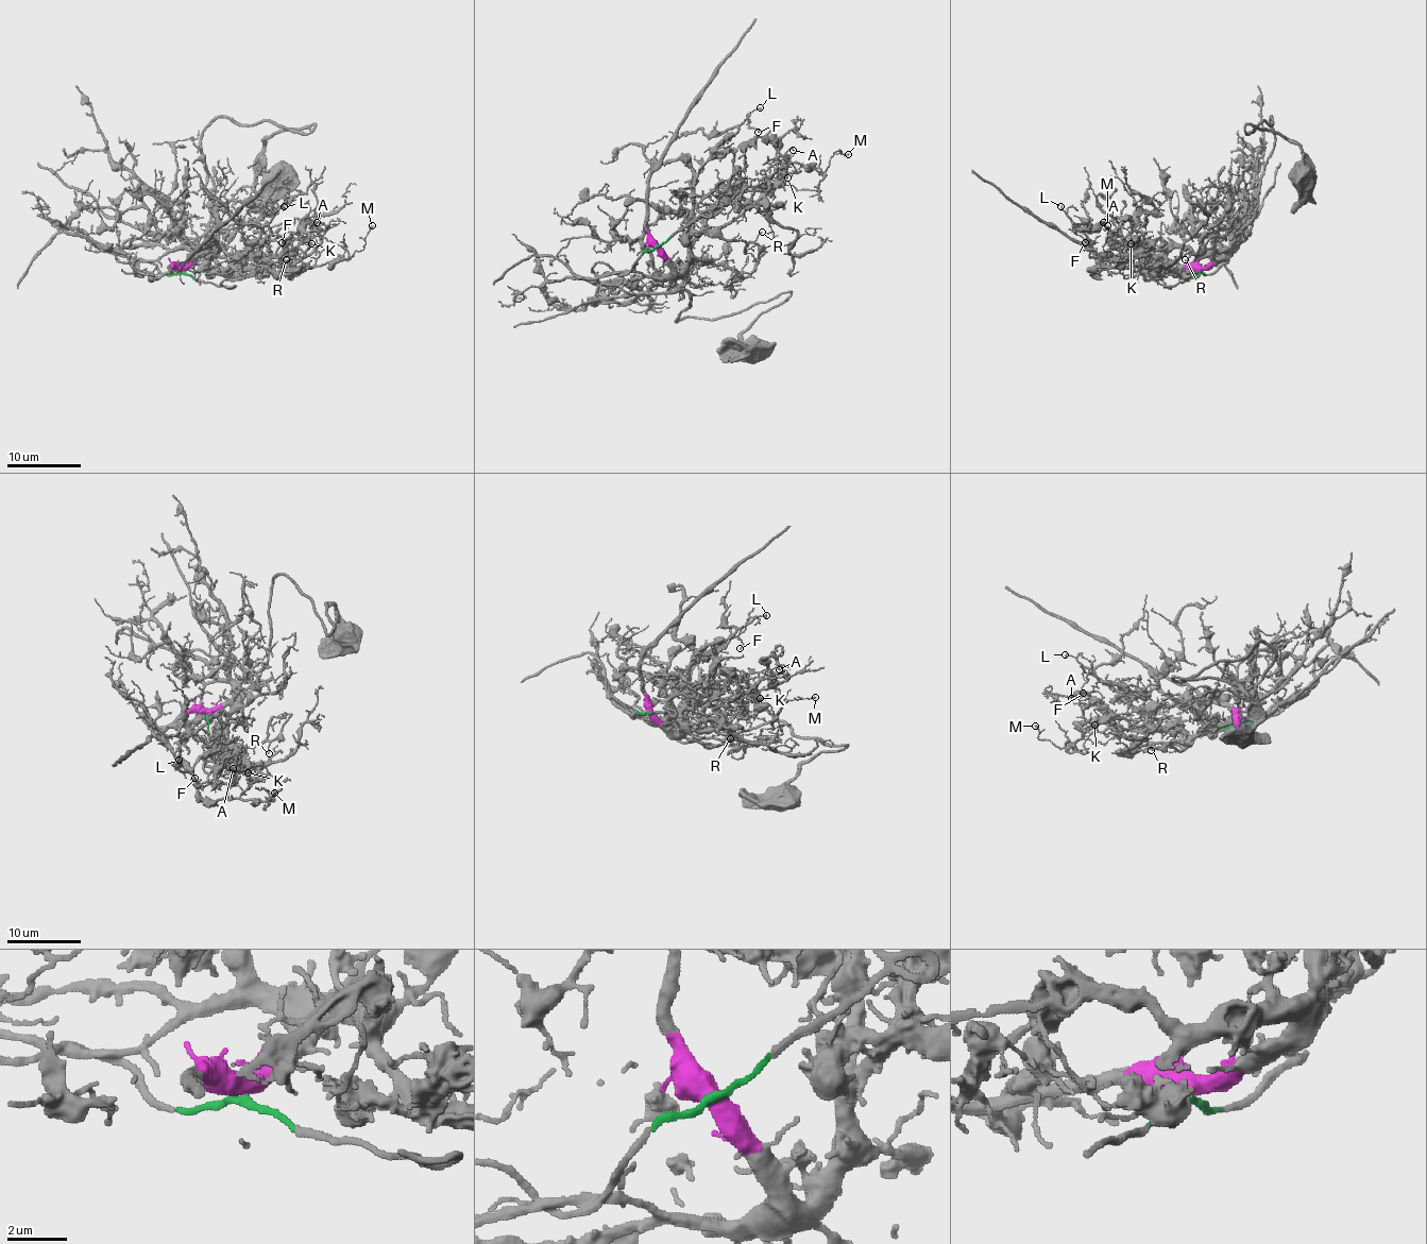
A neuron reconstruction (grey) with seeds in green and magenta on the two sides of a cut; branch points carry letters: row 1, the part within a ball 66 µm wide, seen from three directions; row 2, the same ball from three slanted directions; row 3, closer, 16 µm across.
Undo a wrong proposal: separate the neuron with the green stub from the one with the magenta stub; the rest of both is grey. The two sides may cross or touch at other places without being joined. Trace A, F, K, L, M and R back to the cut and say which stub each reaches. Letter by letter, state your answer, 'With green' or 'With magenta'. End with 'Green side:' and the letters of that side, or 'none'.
A: With green
F: With magenta
K: With green
L: With magenta
M: With green
R: With magenta
Green side: A, K, M

